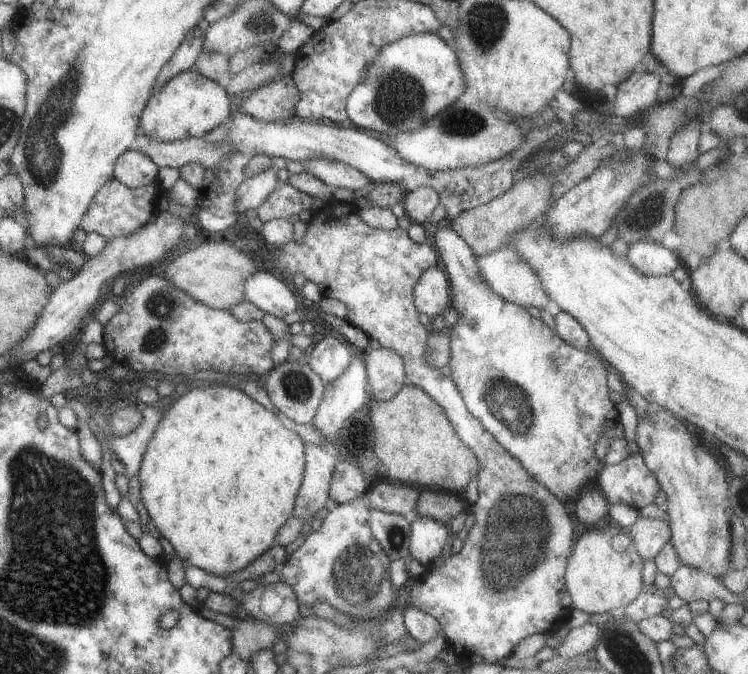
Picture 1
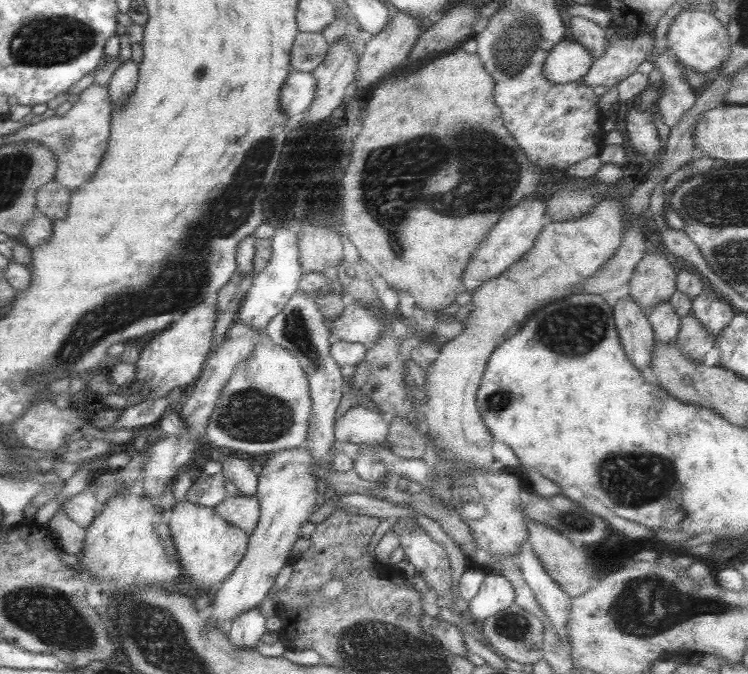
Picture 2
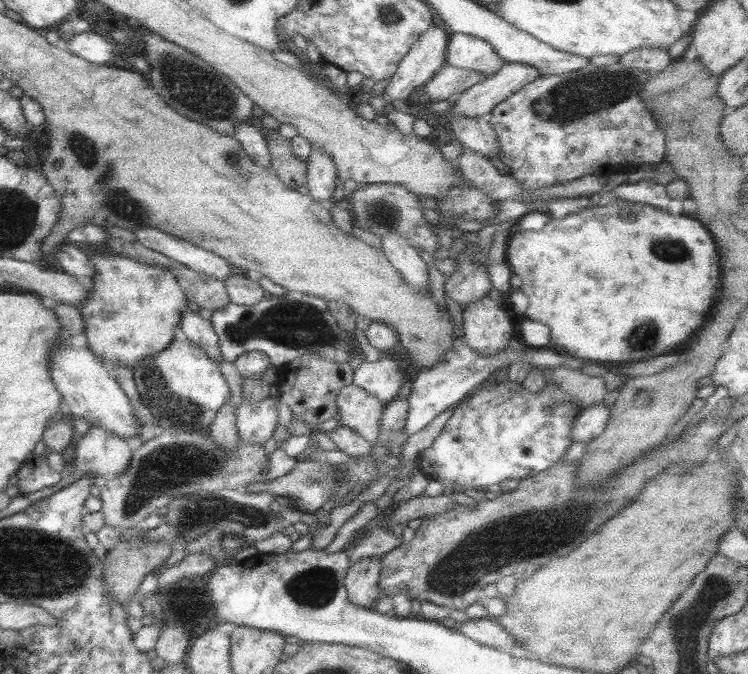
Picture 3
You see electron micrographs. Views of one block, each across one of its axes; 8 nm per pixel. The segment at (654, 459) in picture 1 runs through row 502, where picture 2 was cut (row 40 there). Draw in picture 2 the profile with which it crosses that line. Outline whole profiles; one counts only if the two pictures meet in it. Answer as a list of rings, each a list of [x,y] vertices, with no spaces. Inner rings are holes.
[[[690,8],[681,11],[667,28],[667,50],[680,64],[680,68],[712,76],[720,70],[731,53],[731,42],[726,26],[706,10]]]

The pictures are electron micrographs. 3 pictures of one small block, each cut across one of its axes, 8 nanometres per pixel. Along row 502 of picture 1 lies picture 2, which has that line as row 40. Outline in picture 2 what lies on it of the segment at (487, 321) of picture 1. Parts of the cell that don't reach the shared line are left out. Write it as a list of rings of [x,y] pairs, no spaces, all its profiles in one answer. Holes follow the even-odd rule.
[[[564,38],[550,51],[542,76],[554,84],[577,82],[588,74],[593,60],[584,46]]]

